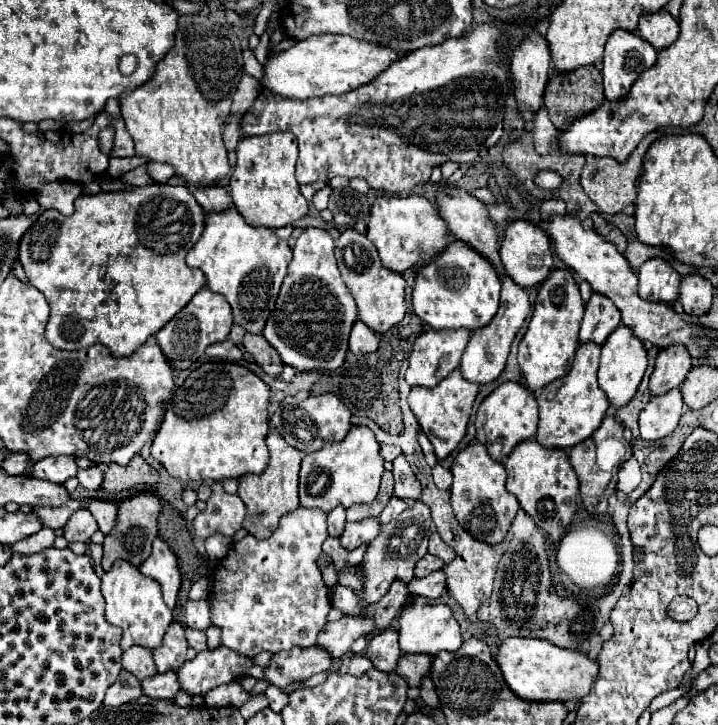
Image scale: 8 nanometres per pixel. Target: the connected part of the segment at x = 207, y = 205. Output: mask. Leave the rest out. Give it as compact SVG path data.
M211 186L205 190L197 190L193 192L193 196L205 208L205 212L225 212L233 208L231 194L225 186Z

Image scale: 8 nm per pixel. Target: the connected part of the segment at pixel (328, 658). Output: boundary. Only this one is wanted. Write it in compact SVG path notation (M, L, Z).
M321 646L281 650L275 654L271 666L267 666L265 678L273 686L283 688L293 680L307 680L313 674L331 670L333 662L335 658L327 650L321 650Z

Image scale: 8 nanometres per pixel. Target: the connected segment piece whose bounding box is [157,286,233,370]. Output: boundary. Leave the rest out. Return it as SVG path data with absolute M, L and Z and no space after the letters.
M205 286L189 300L189 304L169 324L165 324L157 332L157 342L165 352L165 356L169 356L169 362L175 366L175 370L185 370L203 356L209 344L227 340L231 324L233 324L233 316L229 302L225 302L221 294L215 294Z

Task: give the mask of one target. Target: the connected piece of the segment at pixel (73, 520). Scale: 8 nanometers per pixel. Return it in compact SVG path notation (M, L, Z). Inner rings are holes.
M81 508L69 518L63 530L67 542L89 542L93 532L97 532L97 520L87 508Z

